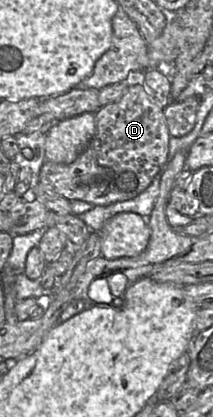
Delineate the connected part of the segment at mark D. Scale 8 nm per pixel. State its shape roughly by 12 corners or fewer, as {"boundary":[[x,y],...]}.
{"boundary":[[132,85],[96,112],[70,164],[38,184],[68,200],[135,198],[167,162],[164,109]]}

